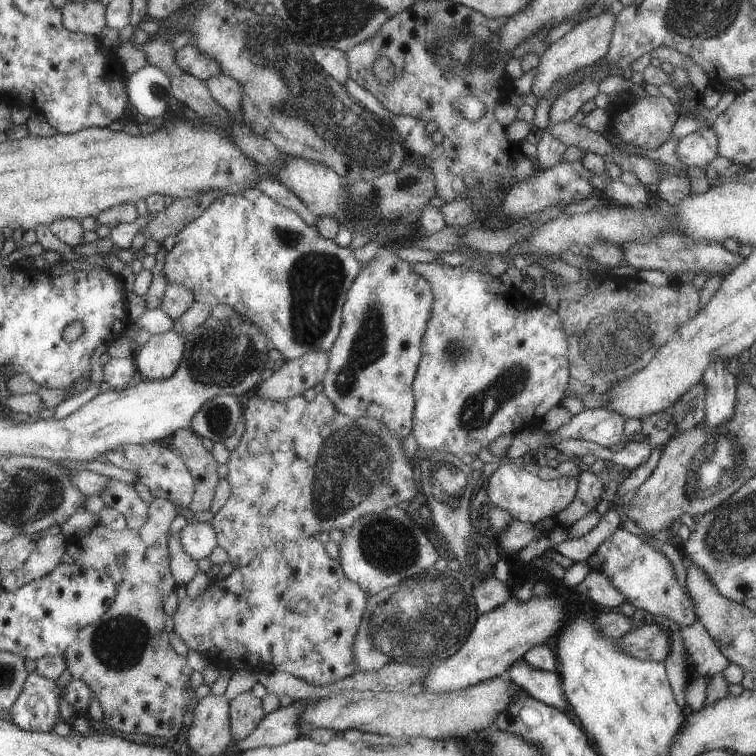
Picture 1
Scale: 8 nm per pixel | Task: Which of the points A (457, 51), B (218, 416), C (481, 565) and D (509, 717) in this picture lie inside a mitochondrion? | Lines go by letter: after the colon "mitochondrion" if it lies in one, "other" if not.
A: mitochondrion
B: mitochondrion
C: mitochondrion
D: other

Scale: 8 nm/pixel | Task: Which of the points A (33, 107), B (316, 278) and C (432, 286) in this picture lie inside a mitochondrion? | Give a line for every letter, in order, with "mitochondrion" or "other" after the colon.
A: other
B: mitochondrion
C: other

